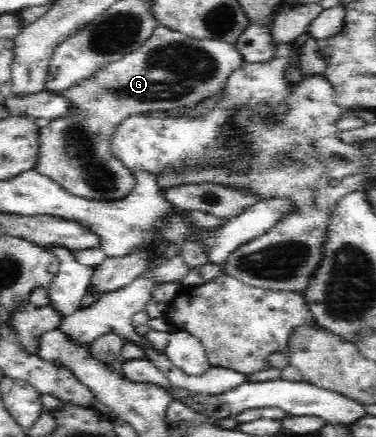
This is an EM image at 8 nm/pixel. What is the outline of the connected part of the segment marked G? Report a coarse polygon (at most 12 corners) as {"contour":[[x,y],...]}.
{"contour":[[160,24],[64,91],[35,171],[120,199],[137,175],[120,125],[202,104],[240,63],[235,42]]}

